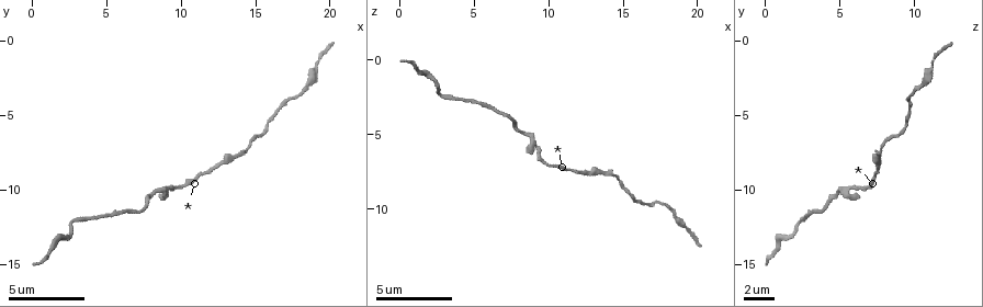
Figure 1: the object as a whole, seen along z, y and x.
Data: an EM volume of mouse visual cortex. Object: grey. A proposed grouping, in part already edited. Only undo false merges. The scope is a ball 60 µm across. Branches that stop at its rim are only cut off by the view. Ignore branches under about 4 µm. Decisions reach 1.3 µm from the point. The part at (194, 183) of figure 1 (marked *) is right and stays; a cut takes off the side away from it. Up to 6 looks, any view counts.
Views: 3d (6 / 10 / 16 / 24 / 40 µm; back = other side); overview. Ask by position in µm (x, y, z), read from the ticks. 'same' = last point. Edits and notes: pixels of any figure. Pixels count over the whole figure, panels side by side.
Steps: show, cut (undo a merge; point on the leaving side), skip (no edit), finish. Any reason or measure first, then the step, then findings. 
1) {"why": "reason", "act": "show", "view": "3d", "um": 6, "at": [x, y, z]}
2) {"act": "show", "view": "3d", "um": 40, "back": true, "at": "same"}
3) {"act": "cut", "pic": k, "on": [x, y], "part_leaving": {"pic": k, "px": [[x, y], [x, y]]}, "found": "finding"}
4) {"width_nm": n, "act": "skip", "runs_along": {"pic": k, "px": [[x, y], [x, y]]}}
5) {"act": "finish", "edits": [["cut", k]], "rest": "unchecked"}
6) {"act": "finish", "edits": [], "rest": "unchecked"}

{"why": "sudden change in width", "act": "show", "view": "3d", "um": 6, "at": [14.0, 7.6, 7.6]}

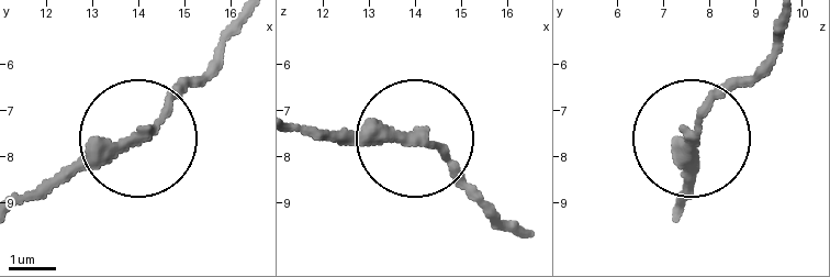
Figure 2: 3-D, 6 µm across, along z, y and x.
{"act": "skip", "runs_along": {"pic": 2, "px": [[680, 207], [691, 135], [774, 45]]}, "found": "continuous, no second cell"}

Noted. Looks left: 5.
{"why": "thick turns thin", "act": "show", "view": "3d", "um": 6, "at": [9.4, 9.8, 6.6]}

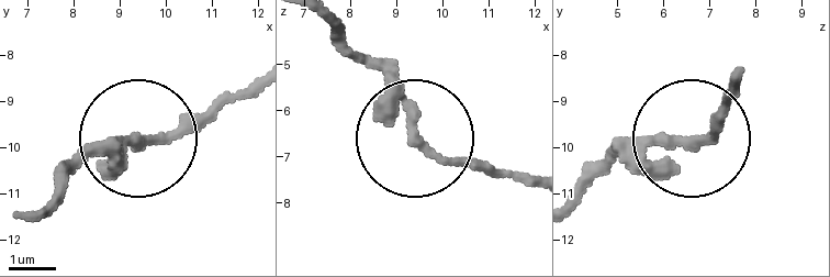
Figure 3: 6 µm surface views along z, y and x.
{"act": "skip", "runs_along": {"pic": 3, "px": [[717, 129], [702, 141], [635, 141], [592, 164]]}, "found": "all the same cell"}

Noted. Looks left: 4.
{"why": "thick turns thin", "act": "show", "view": "3d", "um": 6, "at": [18.2, 3.4, 10.0]}

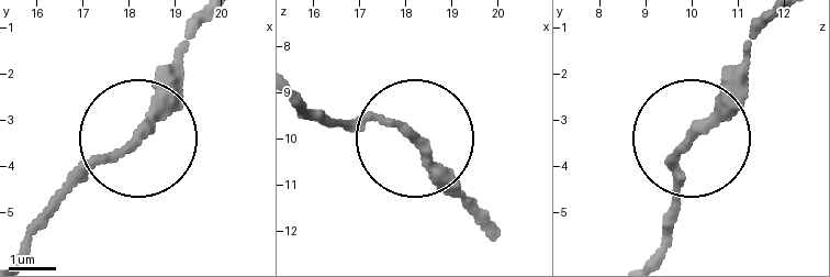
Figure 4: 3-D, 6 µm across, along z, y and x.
{"act": "skip", "runs_along": {"pic": 4, "px": [[301, 102], [348, 125], [384, 118], [415, 133], [474, 217]]}, "found": "all the same cell"}

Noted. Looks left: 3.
{"act": "finish", "edits": [], "rest": "unchecked"}

